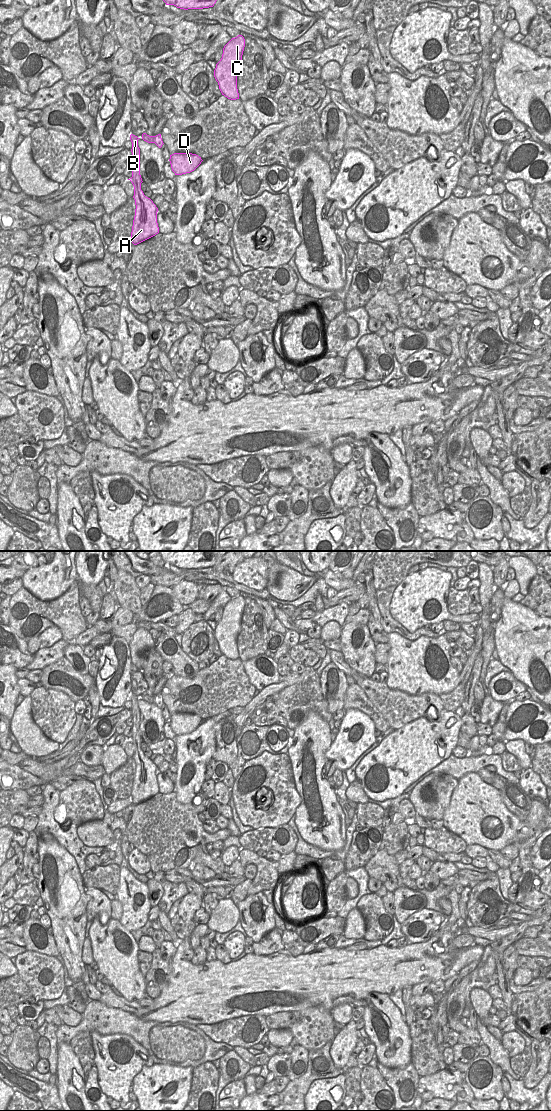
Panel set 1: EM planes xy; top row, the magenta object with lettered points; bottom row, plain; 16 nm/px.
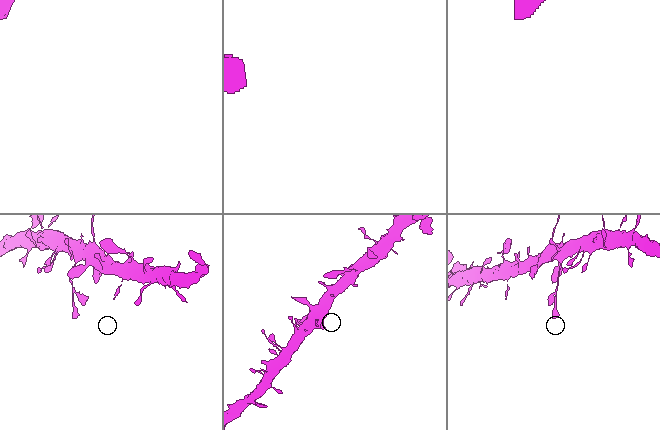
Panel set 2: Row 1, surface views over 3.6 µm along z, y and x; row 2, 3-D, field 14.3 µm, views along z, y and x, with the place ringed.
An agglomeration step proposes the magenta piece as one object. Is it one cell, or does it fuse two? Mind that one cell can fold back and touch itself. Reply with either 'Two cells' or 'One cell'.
One cell

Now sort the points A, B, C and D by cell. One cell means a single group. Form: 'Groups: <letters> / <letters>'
Groups: A B C D

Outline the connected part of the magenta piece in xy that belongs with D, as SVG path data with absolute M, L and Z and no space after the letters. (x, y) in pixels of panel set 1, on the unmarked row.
M174 713L170 715L169 721L175 735L182 735L194 731L203 720L192 713Z

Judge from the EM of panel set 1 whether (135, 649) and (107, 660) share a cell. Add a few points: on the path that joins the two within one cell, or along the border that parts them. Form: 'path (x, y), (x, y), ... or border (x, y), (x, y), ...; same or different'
border (128, 645), (132, 663); different

